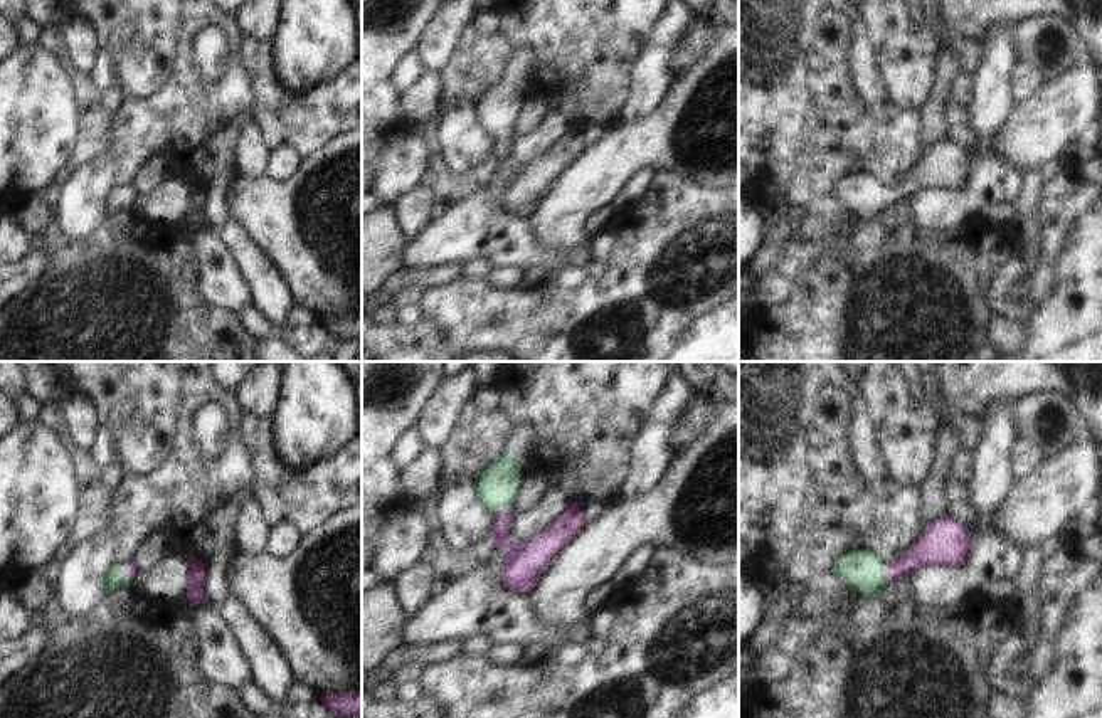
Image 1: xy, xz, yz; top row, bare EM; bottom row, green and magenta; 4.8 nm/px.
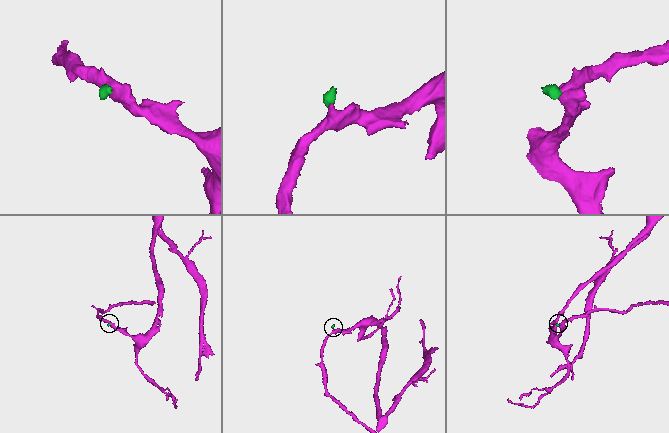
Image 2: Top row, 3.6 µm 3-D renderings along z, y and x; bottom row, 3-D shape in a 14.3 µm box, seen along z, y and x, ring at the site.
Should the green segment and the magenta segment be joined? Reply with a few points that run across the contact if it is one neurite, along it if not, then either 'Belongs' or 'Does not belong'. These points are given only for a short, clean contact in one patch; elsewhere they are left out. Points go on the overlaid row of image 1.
Line: yz (863, 572), (884, 574), (897, 570), (929, 549). Belongs.

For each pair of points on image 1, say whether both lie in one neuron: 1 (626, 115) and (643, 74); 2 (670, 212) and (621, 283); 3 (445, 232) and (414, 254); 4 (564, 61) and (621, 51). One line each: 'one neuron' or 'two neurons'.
1: one neuron
2: one neuron
3: one neuron
4: one neuron

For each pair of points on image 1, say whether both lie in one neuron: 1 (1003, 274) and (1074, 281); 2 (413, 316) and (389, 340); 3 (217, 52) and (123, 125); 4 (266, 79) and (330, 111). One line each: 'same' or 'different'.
1: different
2: different
3: different
4: same

